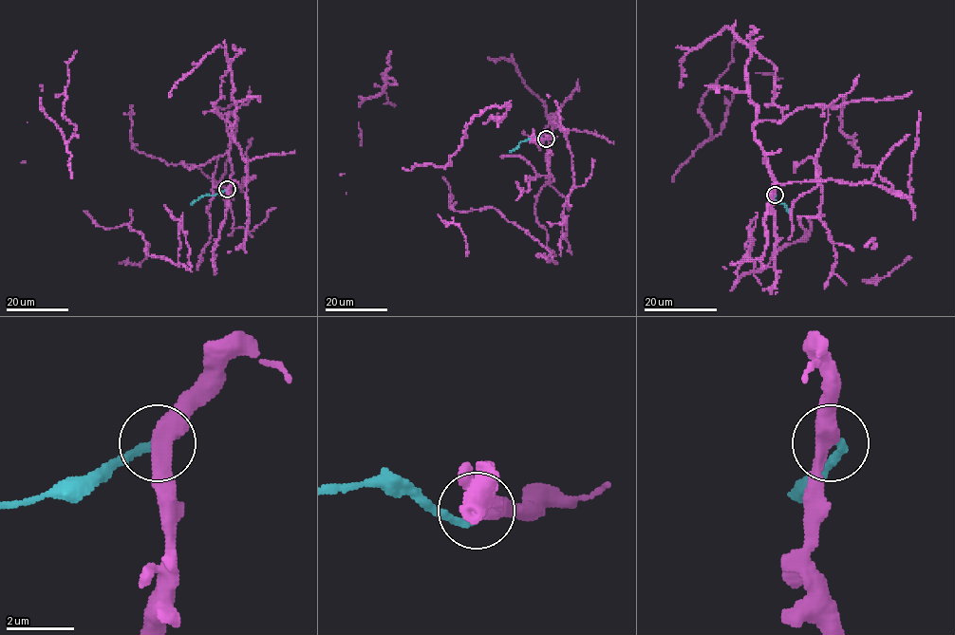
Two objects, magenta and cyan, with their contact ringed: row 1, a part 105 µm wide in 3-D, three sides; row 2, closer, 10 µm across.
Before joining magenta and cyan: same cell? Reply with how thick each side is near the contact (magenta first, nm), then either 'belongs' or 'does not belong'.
480/220 nm | does not belong

